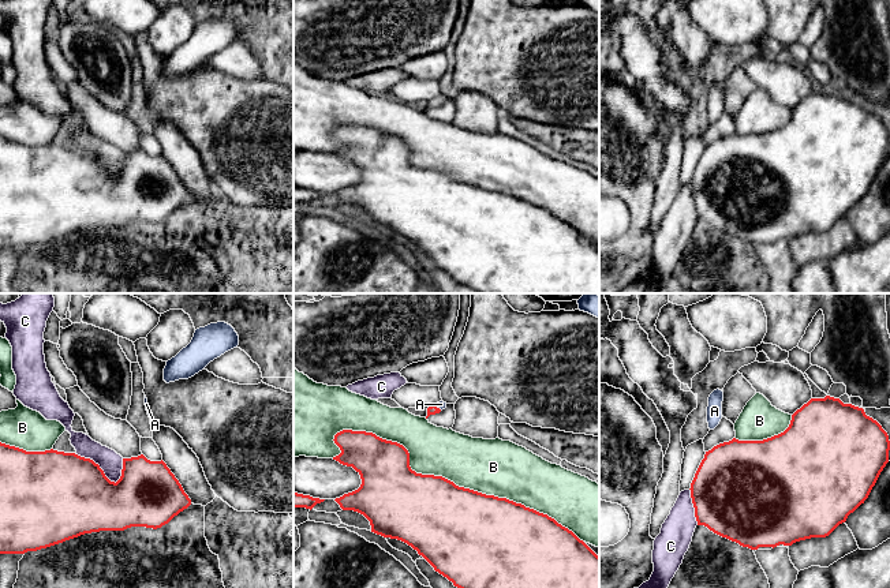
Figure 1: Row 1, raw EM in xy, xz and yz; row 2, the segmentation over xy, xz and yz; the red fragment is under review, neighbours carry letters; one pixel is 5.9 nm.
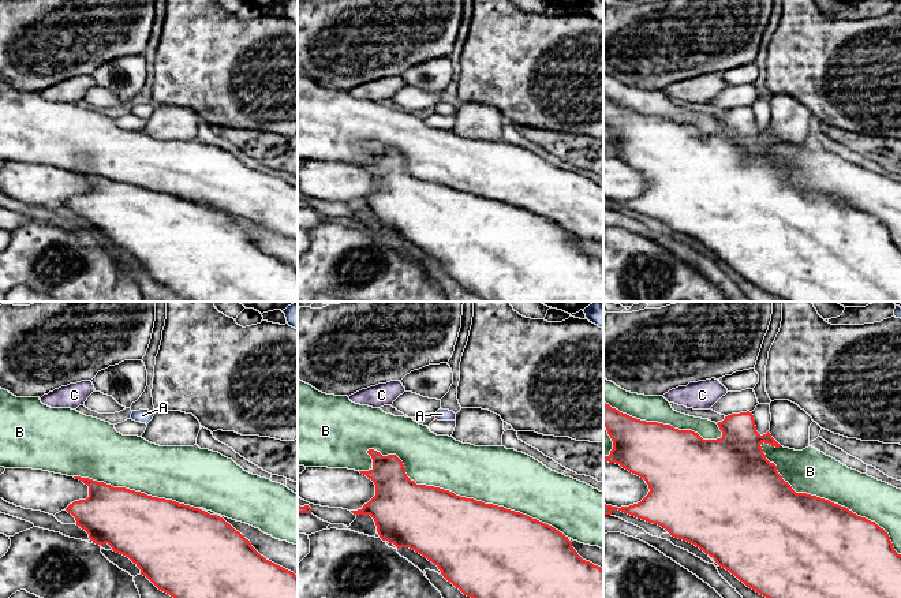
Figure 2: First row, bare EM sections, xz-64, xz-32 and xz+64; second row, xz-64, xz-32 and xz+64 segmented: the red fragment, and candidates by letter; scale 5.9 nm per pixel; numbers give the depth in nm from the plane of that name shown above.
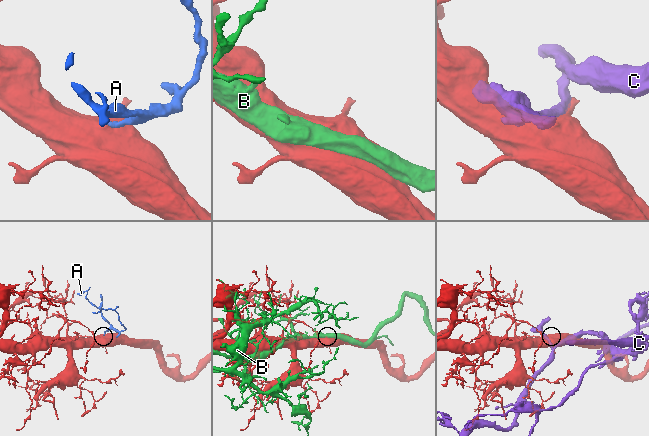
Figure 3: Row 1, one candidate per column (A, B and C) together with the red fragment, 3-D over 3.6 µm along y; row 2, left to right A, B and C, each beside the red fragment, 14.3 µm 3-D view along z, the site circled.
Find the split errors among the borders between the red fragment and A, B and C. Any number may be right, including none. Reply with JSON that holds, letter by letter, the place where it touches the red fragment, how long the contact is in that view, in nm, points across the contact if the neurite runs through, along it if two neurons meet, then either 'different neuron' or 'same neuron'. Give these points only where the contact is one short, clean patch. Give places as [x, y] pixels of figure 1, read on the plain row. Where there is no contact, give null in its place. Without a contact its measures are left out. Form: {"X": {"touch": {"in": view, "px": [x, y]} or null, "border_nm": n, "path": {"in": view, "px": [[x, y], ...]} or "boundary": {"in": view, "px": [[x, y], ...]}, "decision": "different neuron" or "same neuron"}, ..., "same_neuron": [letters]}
{"A": {"touch": {"in": "xz", "px": [438, 103]}, "border_nm": 60, "path": {"in": "xz", "px": [[433, 104], [438, 103], [441, 98]]}, "decision": "same neuron"}, "B": {"touch": {"in": "xz", "px": [452, 176]}, "border_nm": 1600, "decision": "different neuron"}, "C": {"touch": {"in": "xy", "px": [98, 161]}, "border_nm": 320, "decision": "different neuron"}, "same_neuron": ["A"]}

